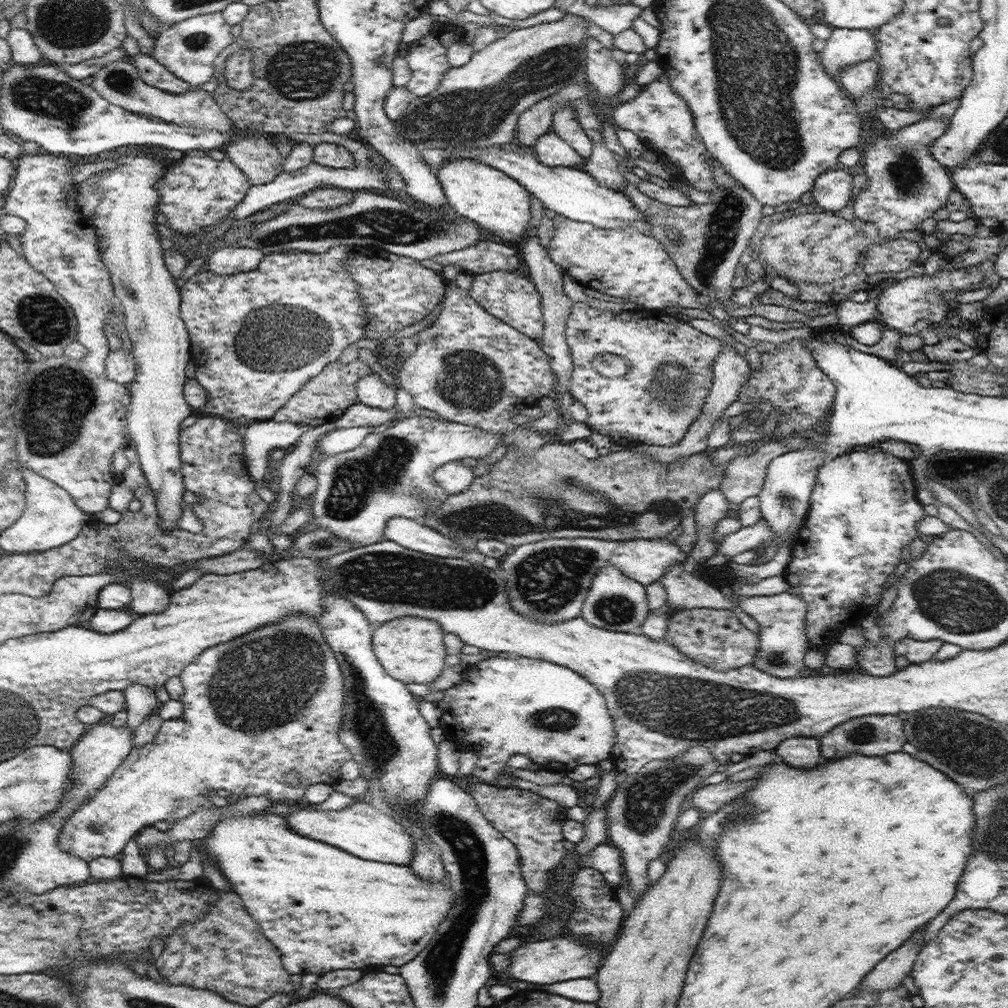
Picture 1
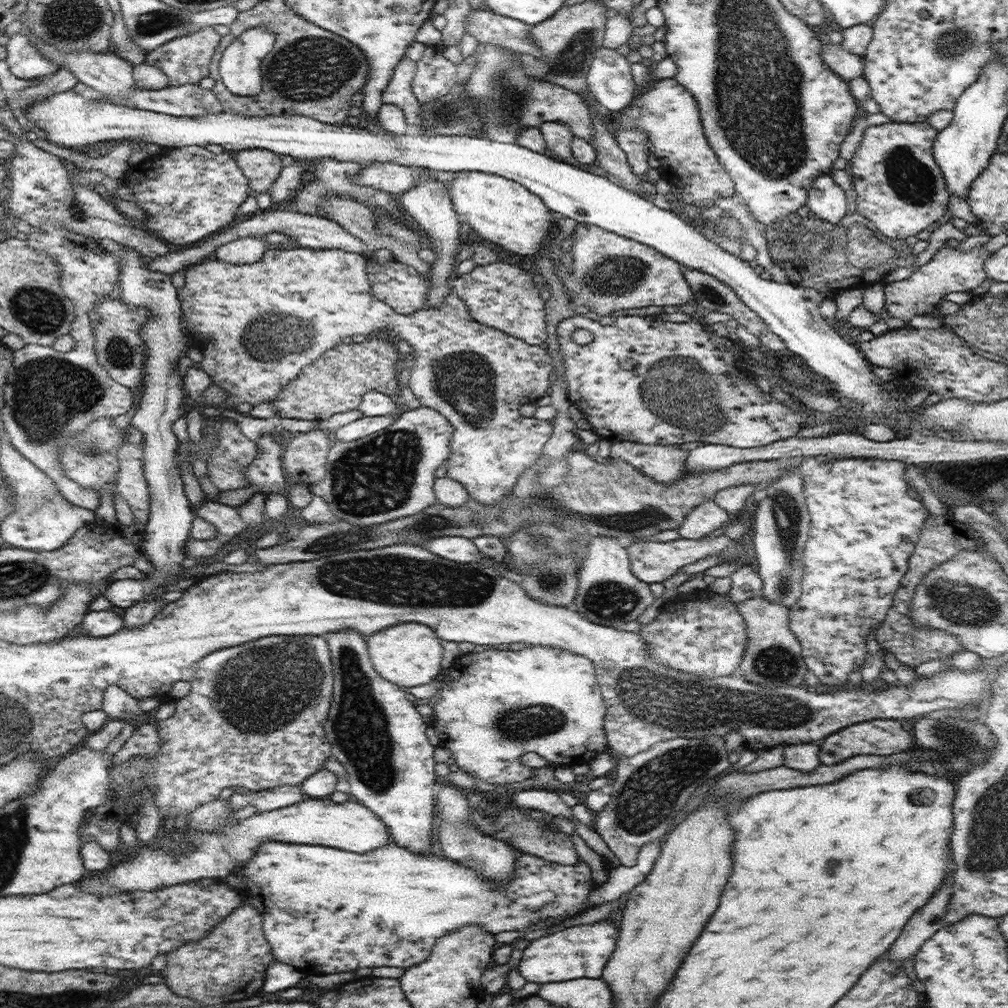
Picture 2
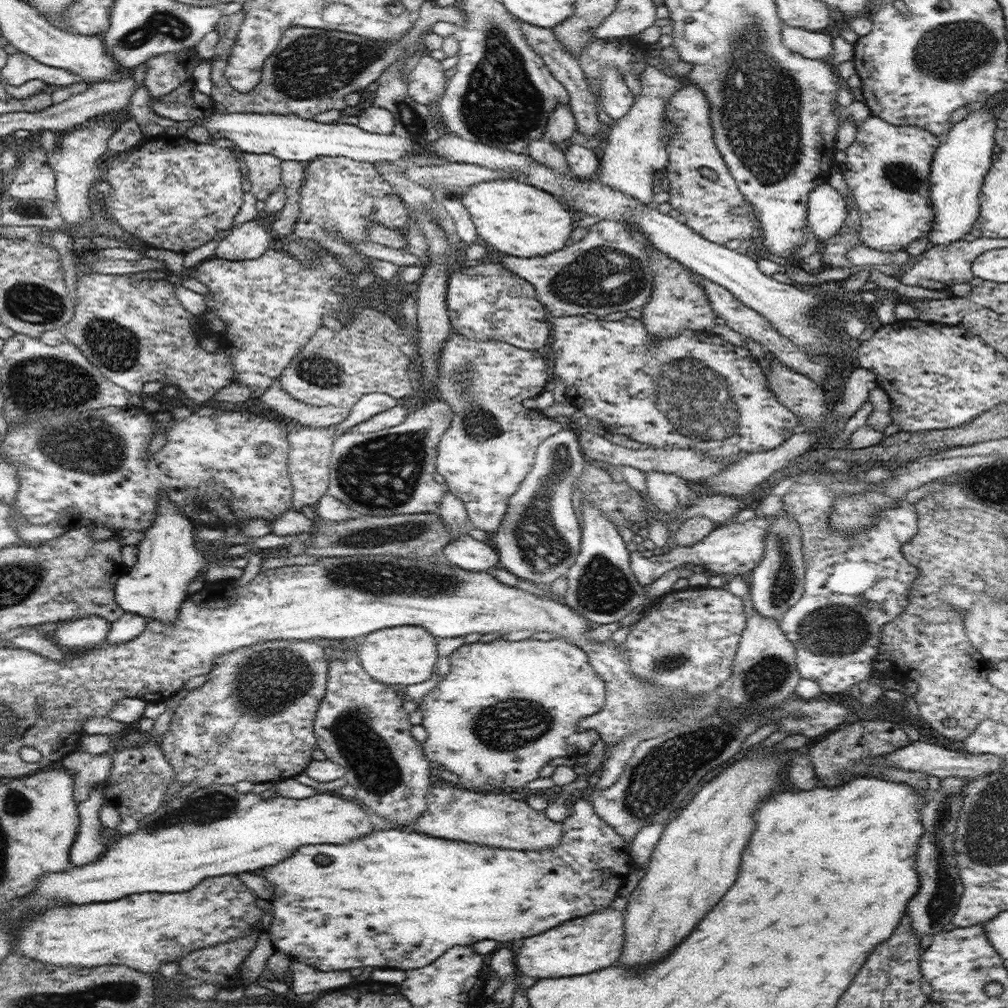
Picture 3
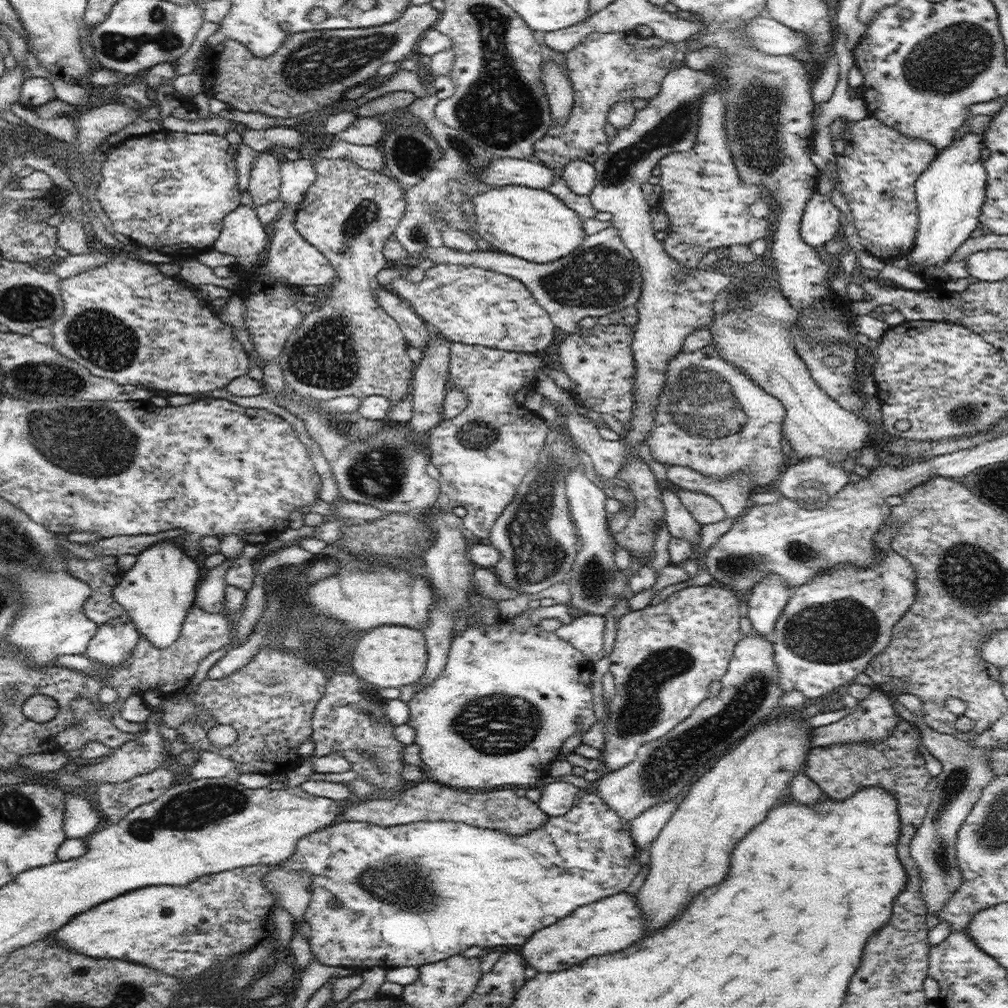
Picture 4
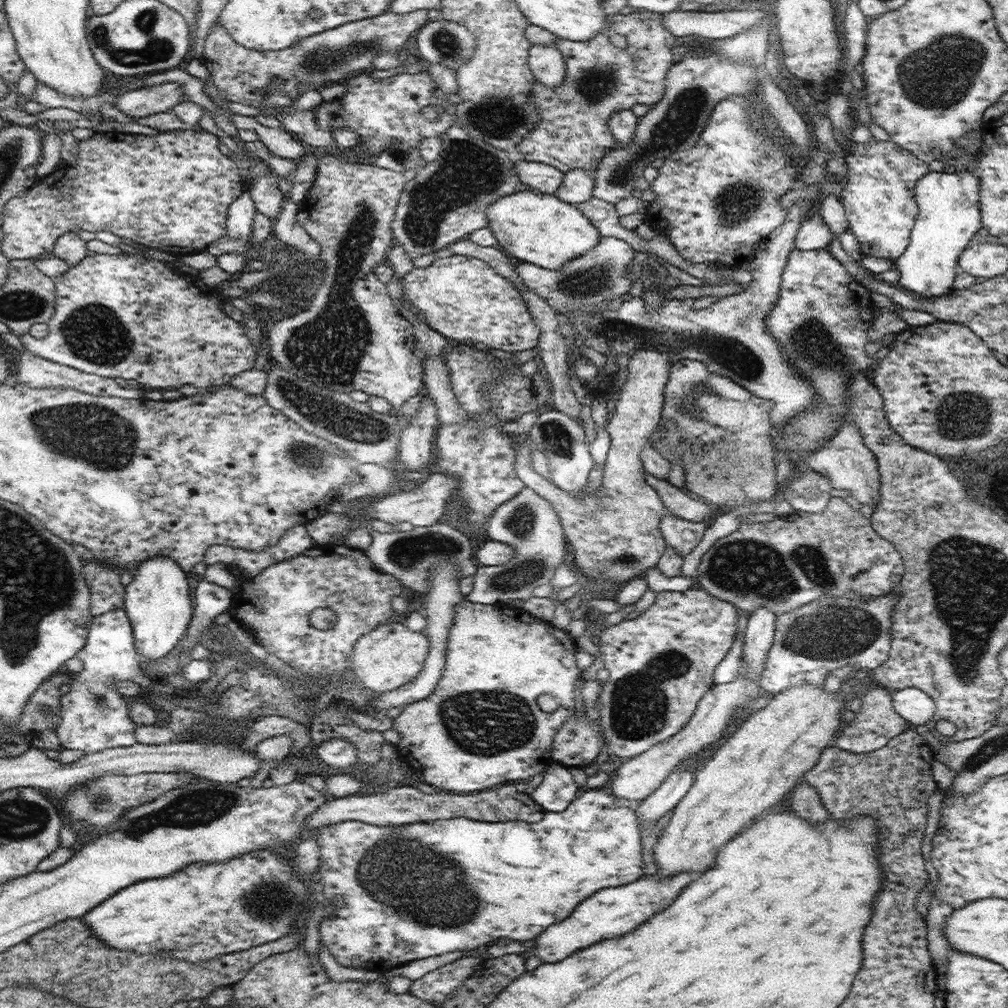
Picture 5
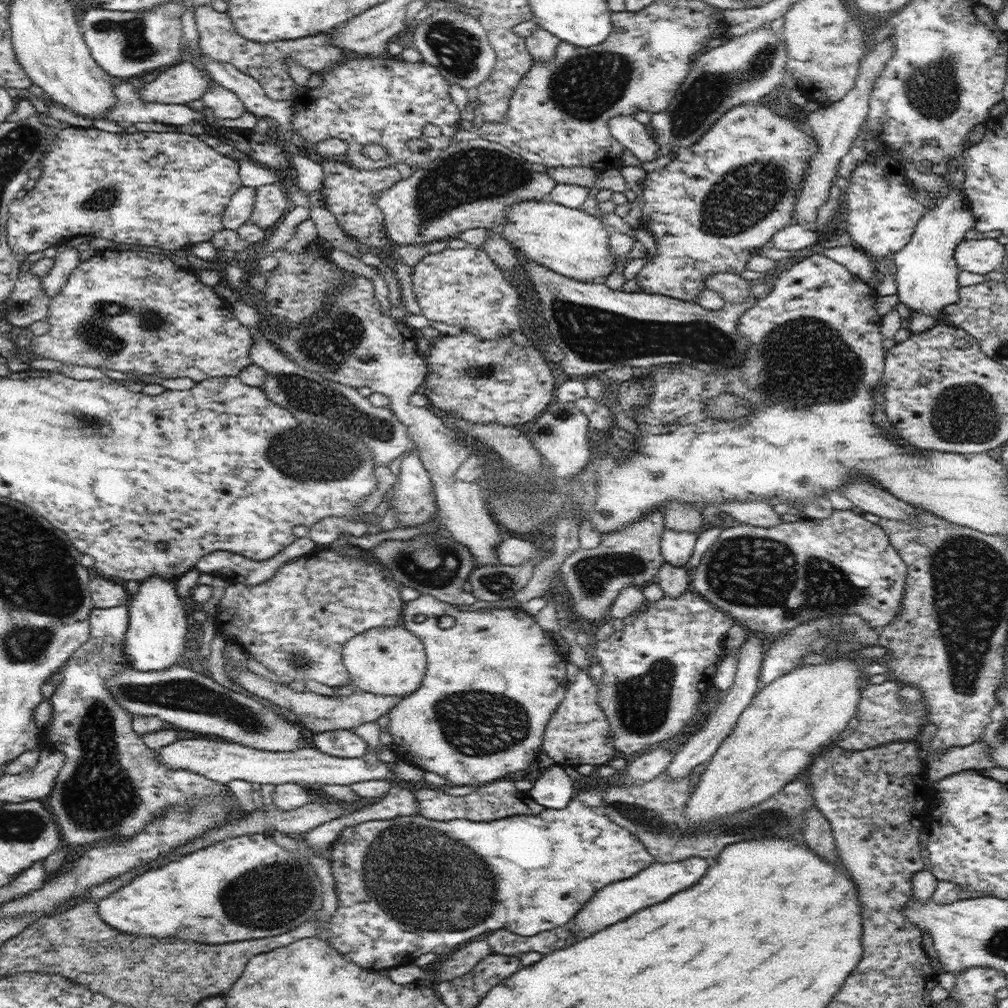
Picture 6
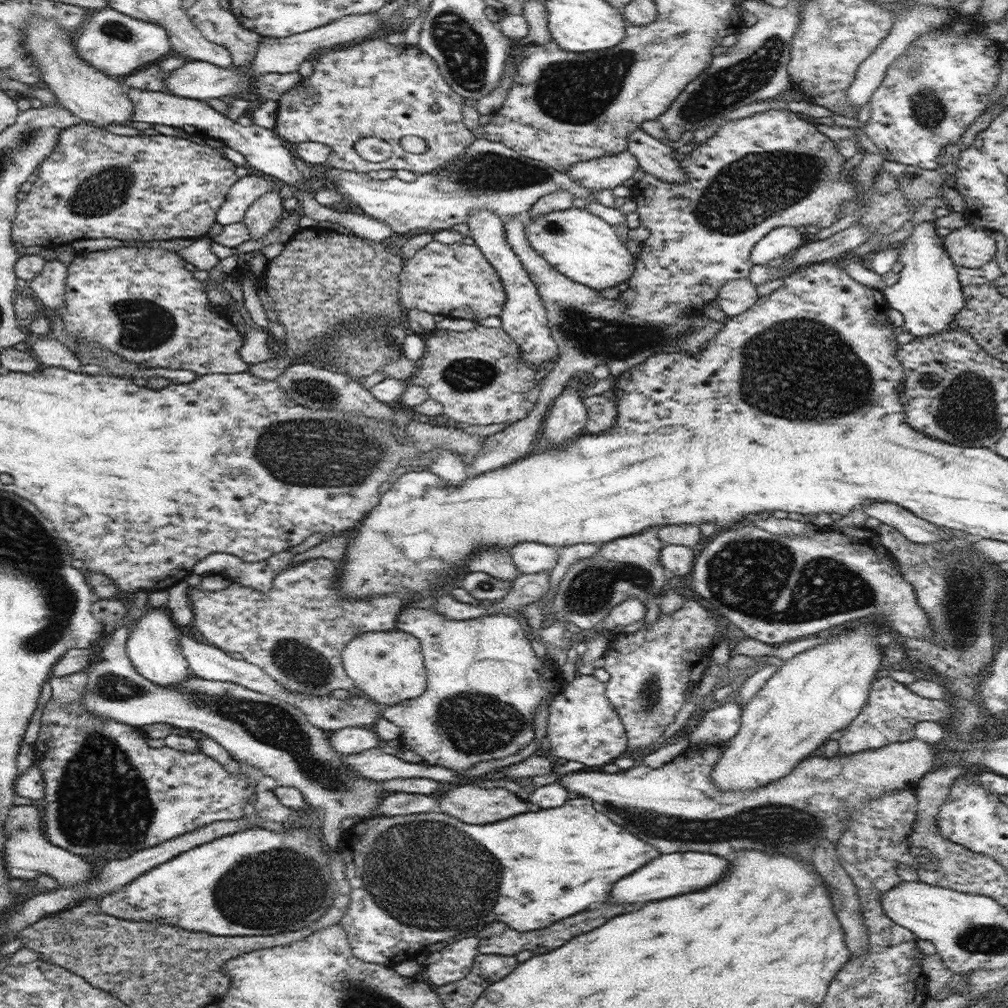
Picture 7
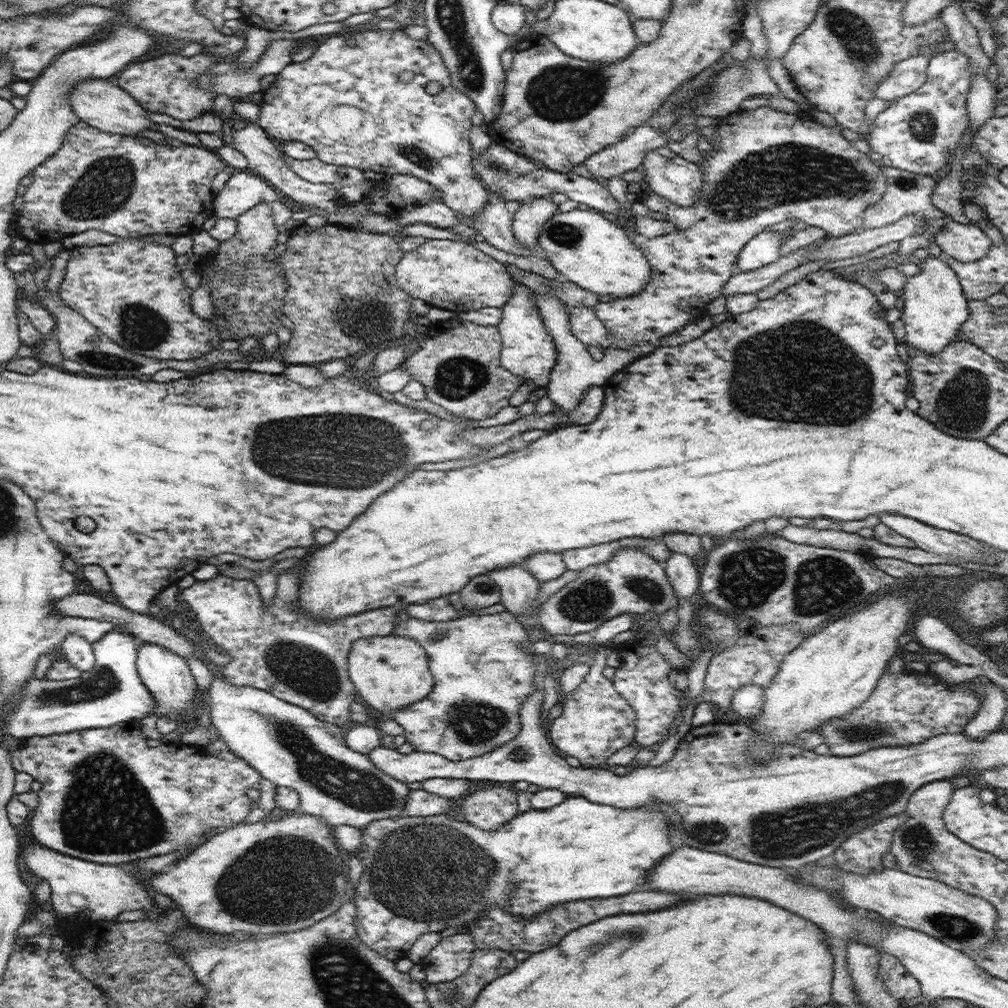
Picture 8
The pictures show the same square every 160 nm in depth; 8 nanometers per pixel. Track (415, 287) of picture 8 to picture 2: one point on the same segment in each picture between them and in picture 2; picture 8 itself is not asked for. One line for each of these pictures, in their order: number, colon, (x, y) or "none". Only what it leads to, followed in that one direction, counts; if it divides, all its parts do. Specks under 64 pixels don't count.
2: (504, 296)
3: (487, 301)
4: (468, 304)
5: (463, 298)
6: (464, 287)
7: (456, 280)

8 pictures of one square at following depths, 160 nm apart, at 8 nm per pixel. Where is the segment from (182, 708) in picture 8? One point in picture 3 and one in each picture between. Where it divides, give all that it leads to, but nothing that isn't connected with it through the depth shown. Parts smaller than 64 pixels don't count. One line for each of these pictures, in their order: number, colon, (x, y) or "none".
3: (155, 587)
4: (157, 592)
5: (157, 601)
6: (155, 640)
7: (154, 648)

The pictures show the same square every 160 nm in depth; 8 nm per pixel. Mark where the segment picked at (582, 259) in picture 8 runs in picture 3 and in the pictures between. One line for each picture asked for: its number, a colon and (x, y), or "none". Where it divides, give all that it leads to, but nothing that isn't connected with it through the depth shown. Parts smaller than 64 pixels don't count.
3: (518, 219)
4: (529, 223)
5: (537, 228)
6: (569, 241)
7: (582, 246)

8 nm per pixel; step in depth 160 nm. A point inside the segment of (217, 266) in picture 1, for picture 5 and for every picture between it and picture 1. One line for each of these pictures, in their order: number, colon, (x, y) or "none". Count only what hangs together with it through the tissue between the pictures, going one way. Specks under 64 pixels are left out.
2: (249, 249)
3: (248, 241)
4: (243, 236)
5: (240, 214)

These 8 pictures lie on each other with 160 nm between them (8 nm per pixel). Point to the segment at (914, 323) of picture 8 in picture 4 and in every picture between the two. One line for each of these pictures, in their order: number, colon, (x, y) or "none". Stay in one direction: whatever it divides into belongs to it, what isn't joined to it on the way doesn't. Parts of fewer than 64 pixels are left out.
4: (950, 193)
5: (949, 215)
6: (927, 276)
7: (929, 294)

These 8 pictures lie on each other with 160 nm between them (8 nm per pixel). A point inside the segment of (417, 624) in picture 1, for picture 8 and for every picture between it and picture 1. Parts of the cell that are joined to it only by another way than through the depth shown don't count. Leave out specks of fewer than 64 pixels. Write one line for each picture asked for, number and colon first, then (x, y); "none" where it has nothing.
2: (409, 654)
3: (406, 655)
4: (389, 656)
5: (391, 655)
6: (386, 660)
7: (387, 666)
8: (389, 672)

